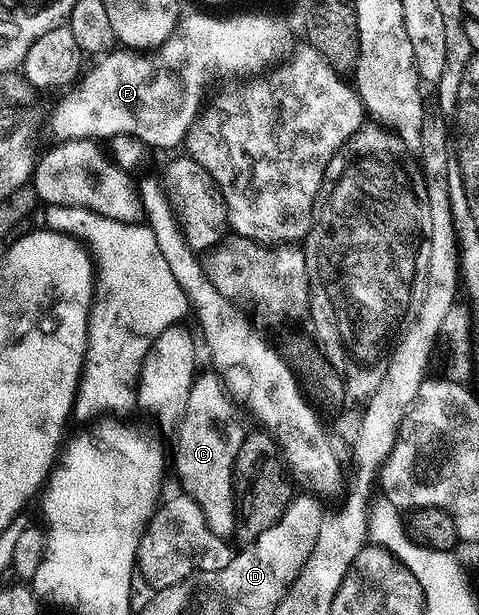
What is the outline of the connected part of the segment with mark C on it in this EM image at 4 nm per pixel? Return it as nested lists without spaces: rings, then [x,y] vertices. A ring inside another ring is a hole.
[[[206,371],[195,374],[188,393],[186,409],[177,424],[178,444],[174,447],[174,471],[183,492],[200,505],[208,529],[220,538],[229,540],[238,525],[234,509],[234,462],[240,445],[246,439],[248,424],[242,420],[244,411],[226,390],[223,376]]]

